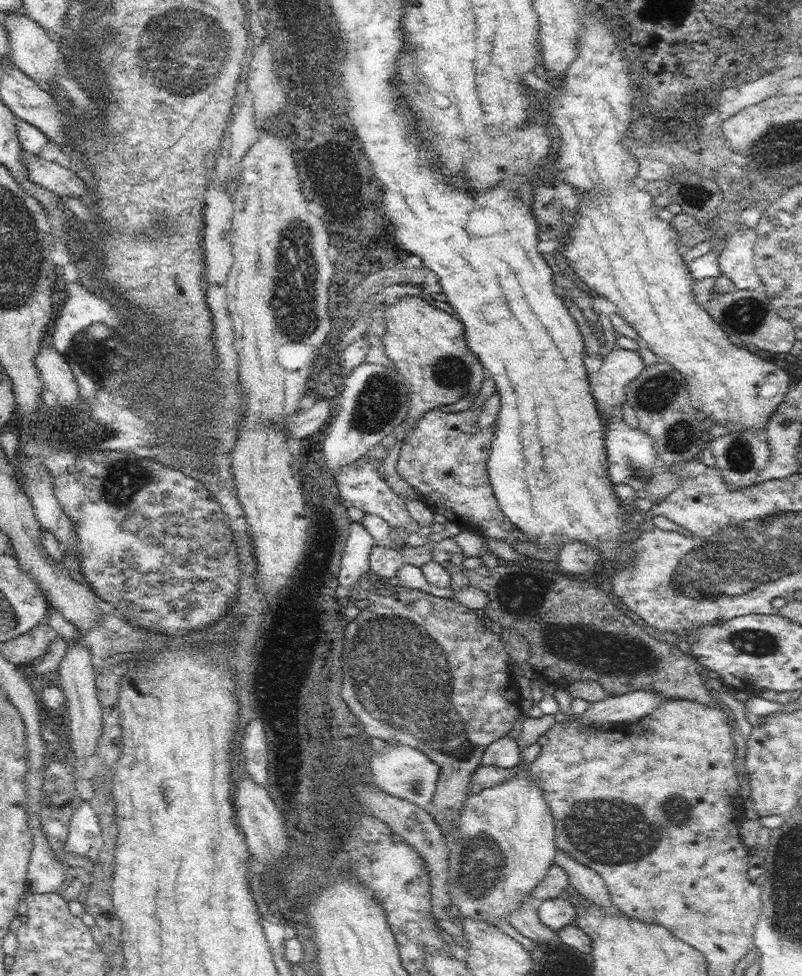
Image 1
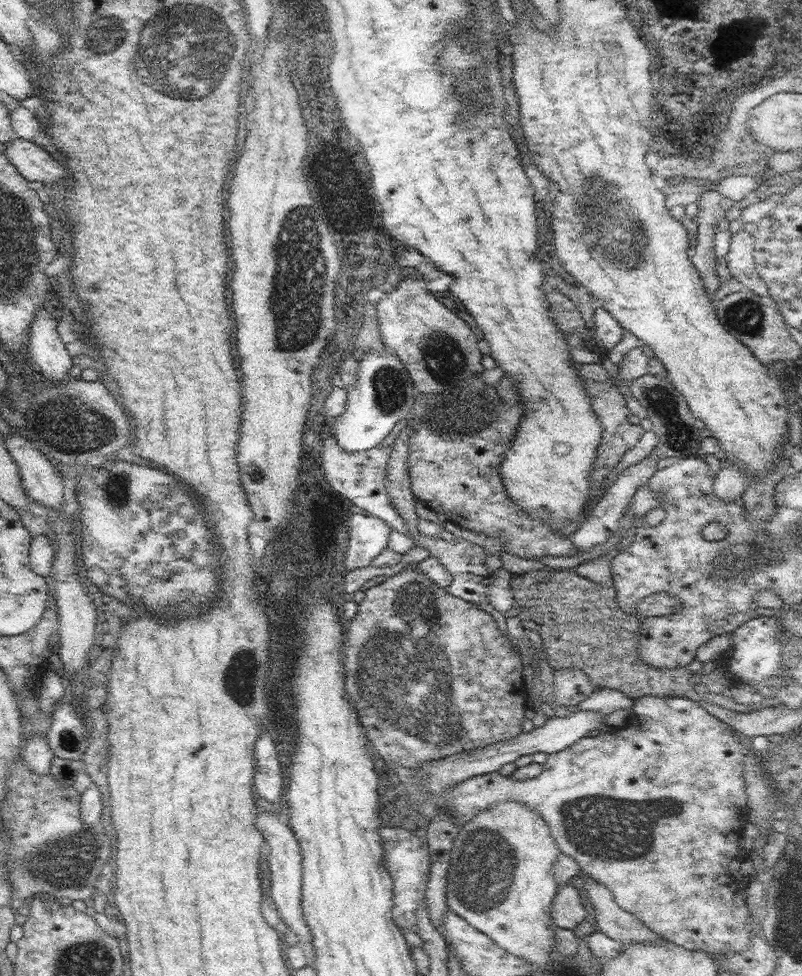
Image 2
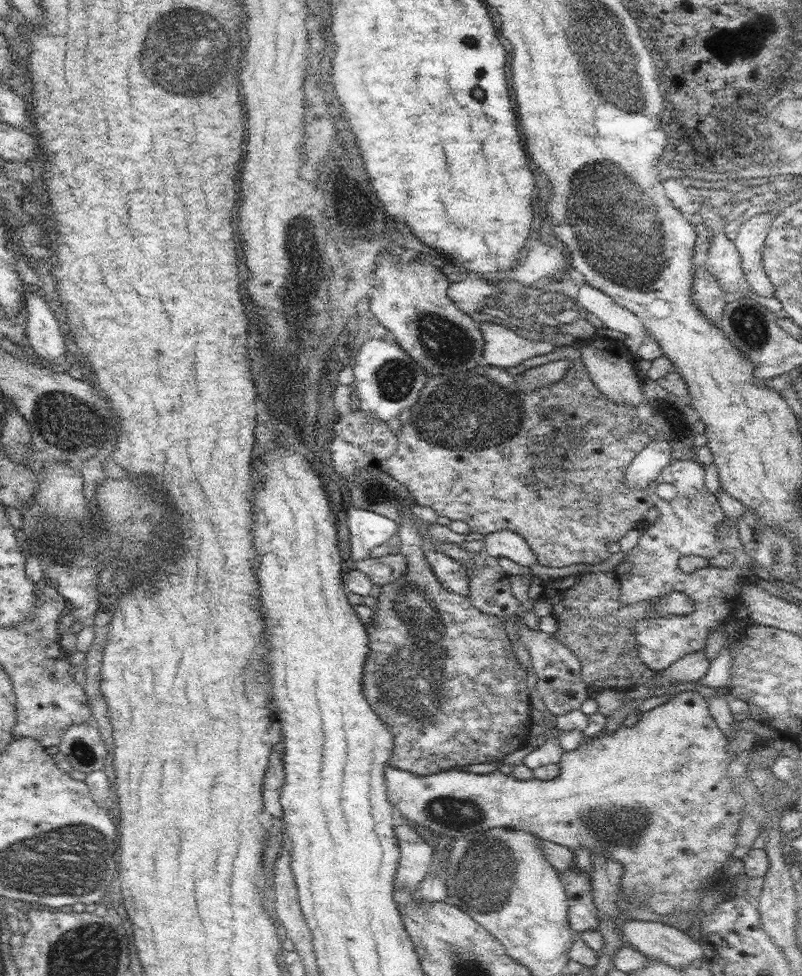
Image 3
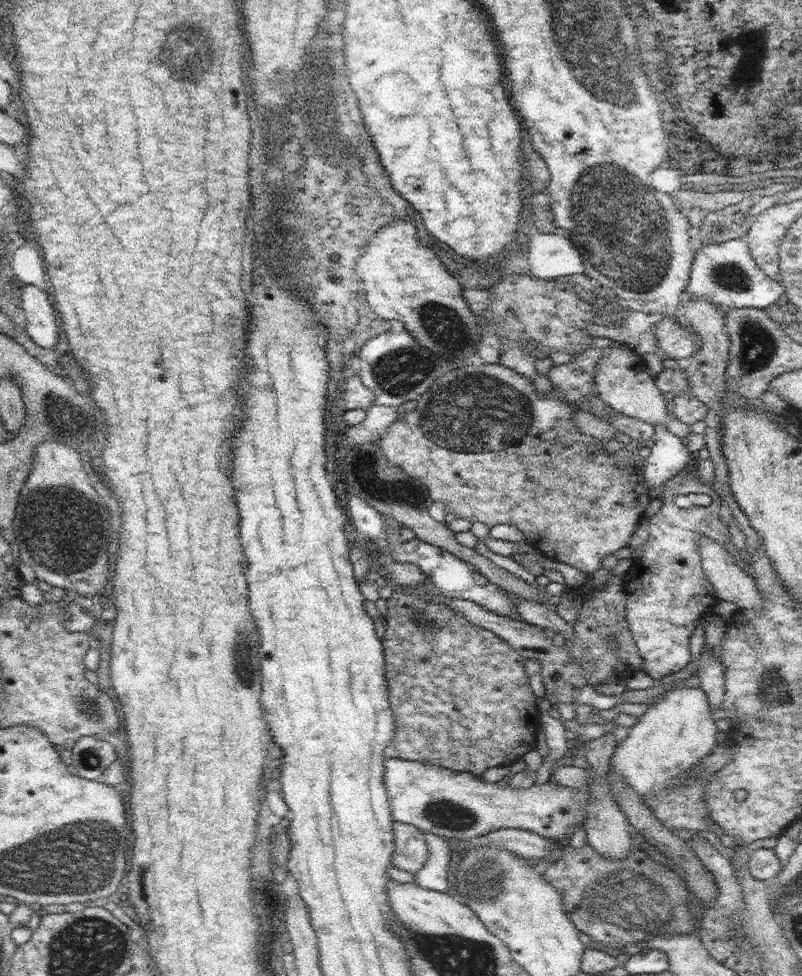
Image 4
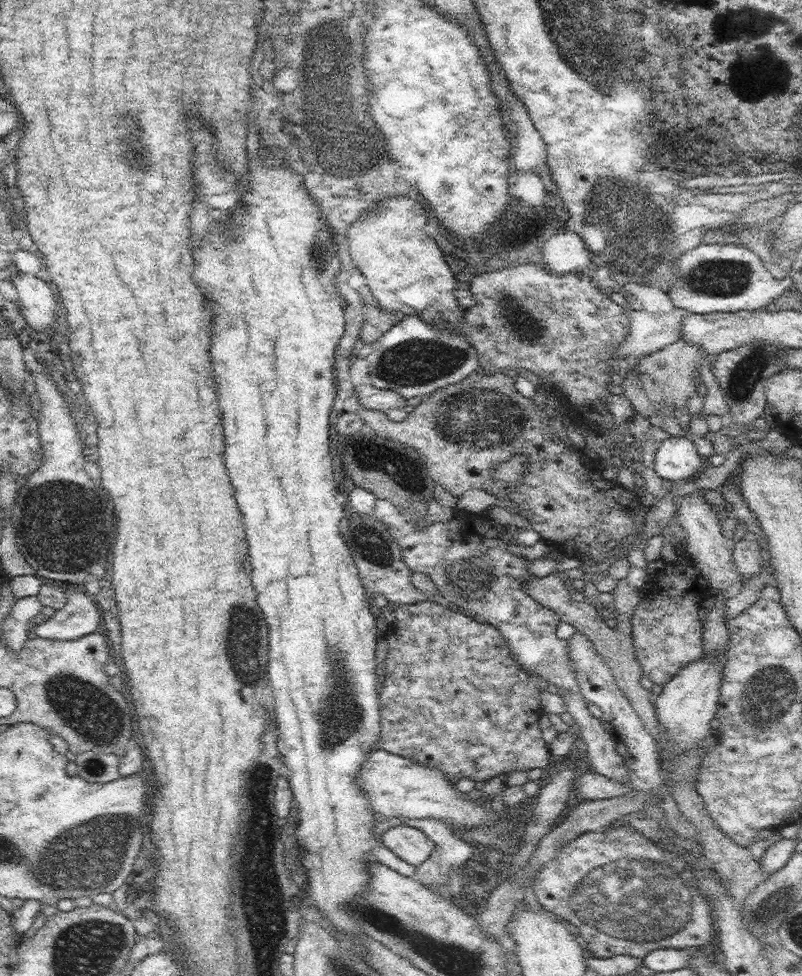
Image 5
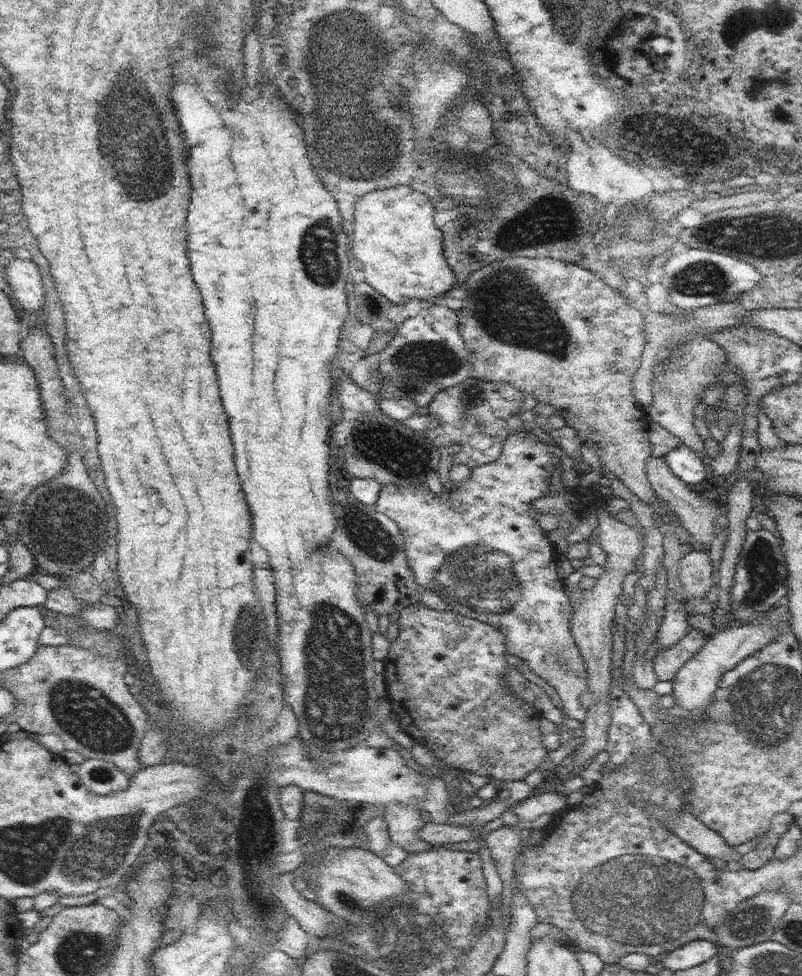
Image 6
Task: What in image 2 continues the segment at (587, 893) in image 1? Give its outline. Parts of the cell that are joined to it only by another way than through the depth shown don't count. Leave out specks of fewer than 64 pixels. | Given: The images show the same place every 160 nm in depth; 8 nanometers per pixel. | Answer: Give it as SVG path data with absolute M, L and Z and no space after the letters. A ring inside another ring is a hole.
M582 871L576 882L581 891L588 892L597 918L597 928L610 938L621 942L659 942L661 936L650 930L631 912L622 910L615 901L613 892Z

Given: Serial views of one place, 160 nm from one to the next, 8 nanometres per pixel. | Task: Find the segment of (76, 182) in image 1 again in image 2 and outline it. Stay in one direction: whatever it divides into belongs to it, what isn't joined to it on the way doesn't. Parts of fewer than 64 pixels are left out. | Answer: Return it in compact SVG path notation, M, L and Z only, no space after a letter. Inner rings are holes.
M13 136L12 142L3 151L18 172L29 182L40 181L46 186L53 182L62 183L61 180L68 174L64 163L54 160L35 142L22 139Z

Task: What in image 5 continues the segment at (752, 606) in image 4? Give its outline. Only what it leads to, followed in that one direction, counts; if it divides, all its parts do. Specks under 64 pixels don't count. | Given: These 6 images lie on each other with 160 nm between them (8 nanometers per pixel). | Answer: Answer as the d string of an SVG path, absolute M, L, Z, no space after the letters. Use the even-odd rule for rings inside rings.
M691 489L684 496L680 496L676 514L678 514L678 523L684 529L683 534L687 540L685 552L694 560L694 564L698 566L708 585L717 588L720 592L722 589L728 590L734 582L740 581L740 573L734 565L733 550L726 548L727 539L722 535L721 522L718 521L720 516L712 510L704 494Z

